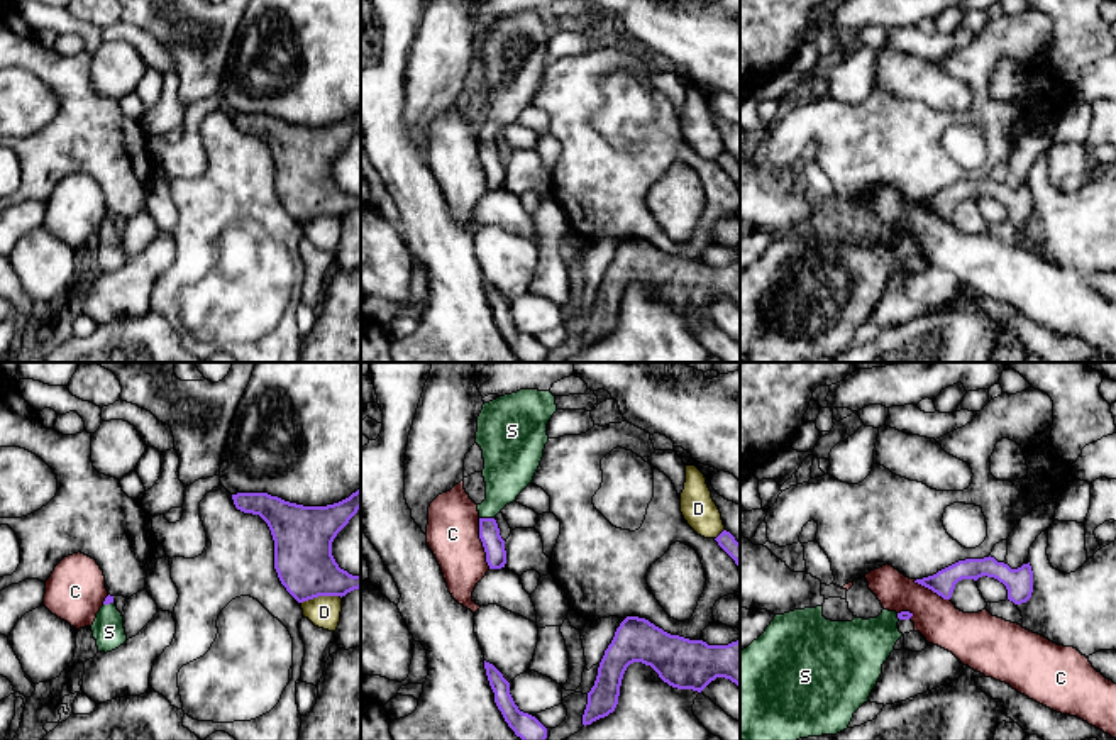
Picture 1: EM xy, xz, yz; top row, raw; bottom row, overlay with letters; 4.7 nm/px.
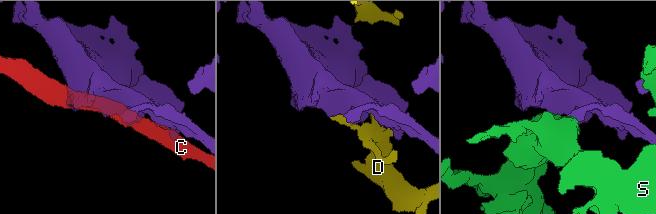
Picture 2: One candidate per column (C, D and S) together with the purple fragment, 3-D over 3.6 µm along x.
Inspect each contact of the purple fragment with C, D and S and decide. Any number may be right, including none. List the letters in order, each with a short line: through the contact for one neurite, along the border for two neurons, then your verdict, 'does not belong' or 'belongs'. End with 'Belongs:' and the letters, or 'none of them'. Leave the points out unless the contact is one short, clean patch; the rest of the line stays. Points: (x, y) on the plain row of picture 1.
C: does not belong
D: does not belong
S: line xz (493, 165), (486, 139), (507, 92); belongs
Belongs: S

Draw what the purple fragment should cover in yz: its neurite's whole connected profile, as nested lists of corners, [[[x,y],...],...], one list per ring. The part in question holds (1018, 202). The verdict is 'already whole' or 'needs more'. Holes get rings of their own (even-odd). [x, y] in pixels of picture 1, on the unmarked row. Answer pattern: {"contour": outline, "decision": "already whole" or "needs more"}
{"contour": [[[994,178],[959,181],[933,196],[916,200],[914,203],[931,210],[943,220],[950,220],[955,205],[962,200],[974,200],[987,196],[1003,203],[1008,210],[1008,220],[1014,225],[1026,224],[1033,213],[1033,191],[1030,183],[1018,190],[1011,190]]], "decision": "already whole"}

